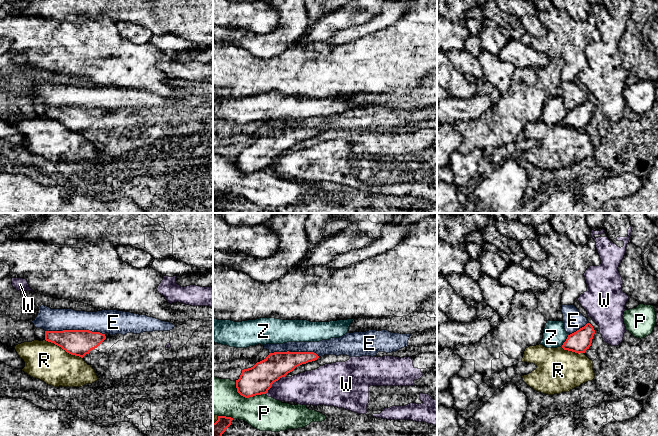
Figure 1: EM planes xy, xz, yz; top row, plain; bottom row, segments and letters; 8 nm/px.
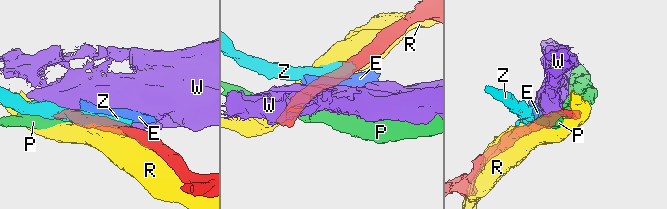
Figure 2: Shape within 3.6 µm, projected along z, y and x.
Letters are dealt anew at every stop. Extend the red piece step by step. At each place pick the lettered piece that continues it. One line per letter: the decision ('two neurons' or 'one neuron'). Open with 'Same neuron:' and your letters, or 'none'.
Same neuron: none
E: two neurons
P: two neurons
R: two neurons
W: two neurons
Z: two neurons

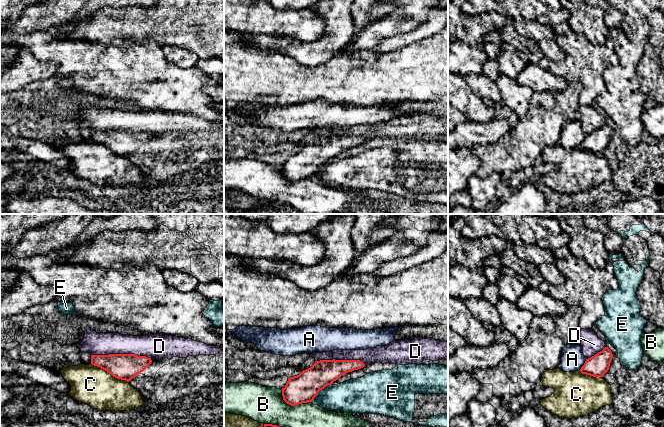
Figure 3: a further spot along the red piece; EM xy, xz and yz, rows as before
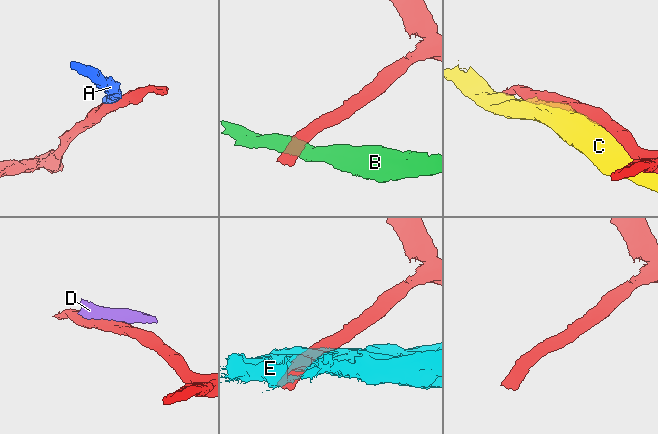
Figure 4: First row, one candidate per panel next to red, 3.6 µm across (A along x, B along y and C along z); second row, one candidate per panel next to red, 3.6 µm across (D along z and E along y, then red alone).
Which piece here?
Same neuron: none
A: two neurons
B: two neurons
C: two neurons
D: two neurons
E: two neurons

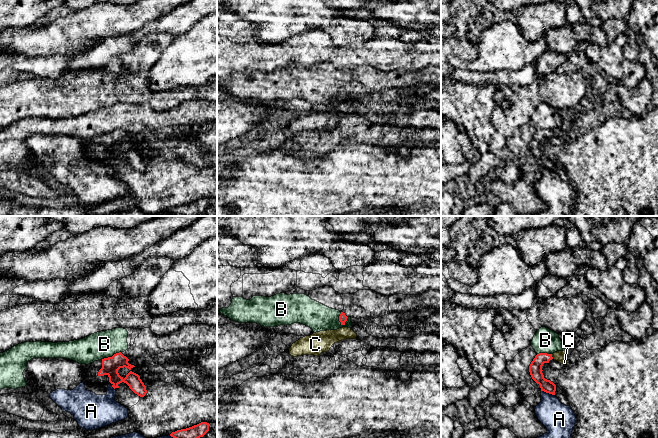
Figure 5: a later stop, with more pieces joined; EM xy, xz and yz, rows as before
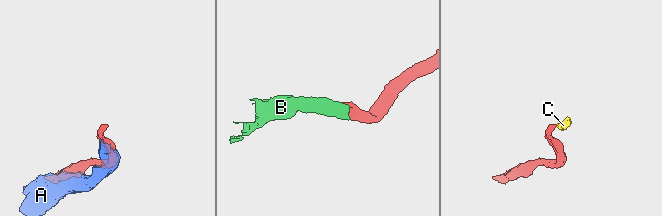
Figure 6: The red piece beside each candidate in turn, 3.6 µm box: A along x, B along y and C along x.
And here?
Same neuron: C
A: two neurons
B: two neurons
C: one neuron

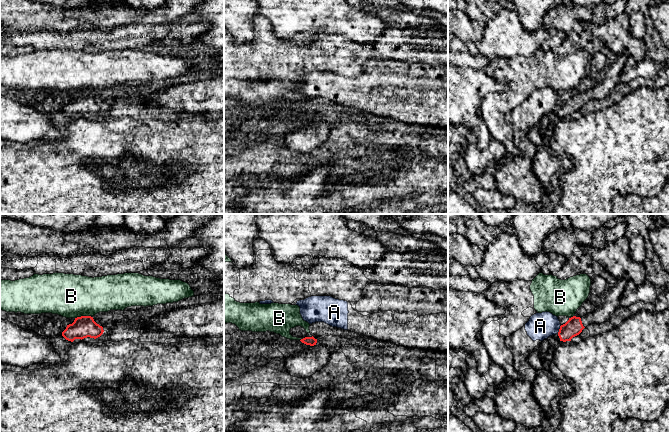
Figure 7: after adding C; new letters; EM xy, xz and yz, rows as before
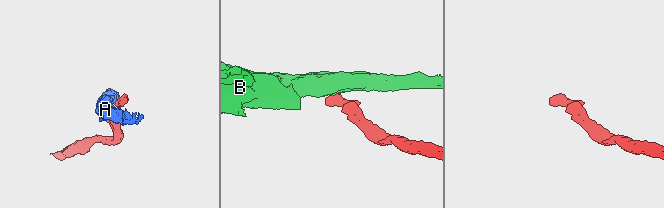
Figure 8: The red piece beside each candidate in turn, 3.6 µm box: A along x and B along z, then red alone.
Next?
Same neuron: none
A: two neurons
B: two neurons

